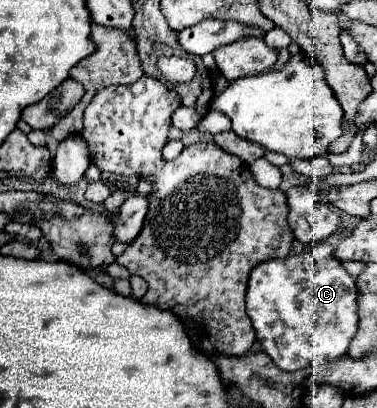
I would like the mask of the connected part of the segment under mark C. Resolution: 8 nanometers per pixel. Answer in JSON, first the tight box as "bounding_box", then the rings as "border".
{"bounding_box":[245,245,359,371],"border":[[[325,245],[253,267],[245,301],[263,351],[283,371],[339,361],[347,355],[359,325],[357,285]]]}

